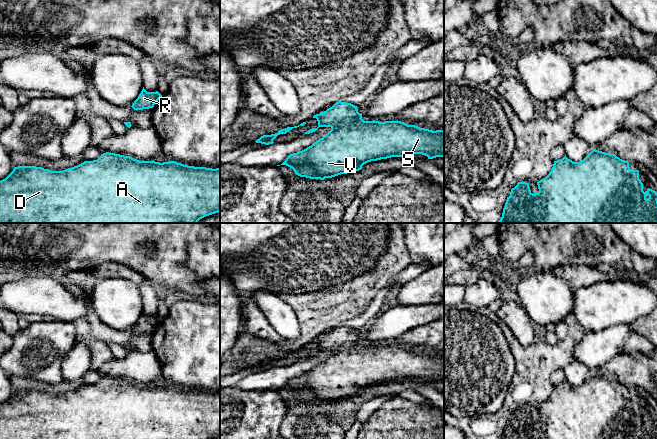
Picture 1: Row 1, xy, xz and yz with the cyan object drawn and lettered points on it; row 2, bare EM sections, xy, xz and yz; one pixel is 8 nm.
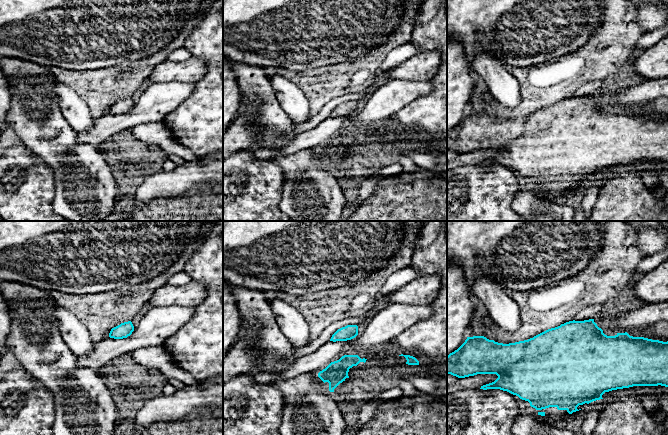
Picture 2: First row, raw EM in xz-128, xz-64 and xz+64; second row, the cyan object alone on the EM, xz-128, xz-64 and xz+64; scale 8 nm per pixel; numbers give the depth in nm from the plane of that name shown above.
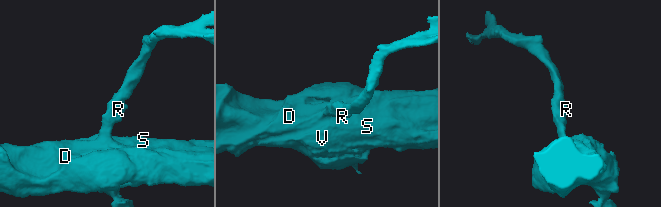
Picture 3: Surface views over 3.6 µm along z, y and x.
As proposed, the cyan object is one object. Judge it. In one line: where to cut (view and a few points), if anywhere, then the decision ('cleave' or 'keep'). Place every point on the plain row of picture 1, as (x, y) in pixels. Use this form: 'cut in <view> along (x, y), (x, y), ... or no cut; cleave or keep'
no cut; keep

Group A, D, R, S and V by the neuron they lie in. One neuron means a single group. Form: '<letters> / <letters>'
A D R S V

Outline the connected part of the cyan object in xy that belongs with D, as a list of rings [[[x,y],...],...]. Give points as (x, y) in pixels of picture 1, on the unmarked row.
[[[103,377],[97,384],[63,395],[18,390],[0,405],[0,439],[212,439],[220,436],[220,392],[188,390],[175,385],[139,385]]]

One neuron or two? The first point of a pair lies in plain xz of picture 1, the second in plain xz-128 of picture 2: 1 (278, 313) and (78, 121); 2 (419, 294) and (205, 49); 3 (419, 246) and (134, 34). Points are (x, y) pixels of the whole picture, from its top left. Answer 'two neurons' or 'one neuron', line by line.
1: one neuron
2: two neurons
3: two neurons

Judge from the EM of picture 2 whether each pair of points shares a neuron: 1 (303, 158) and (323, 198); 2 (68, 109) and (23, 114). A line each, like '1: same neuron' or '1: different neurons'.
1: same neuron
2: different neurons

